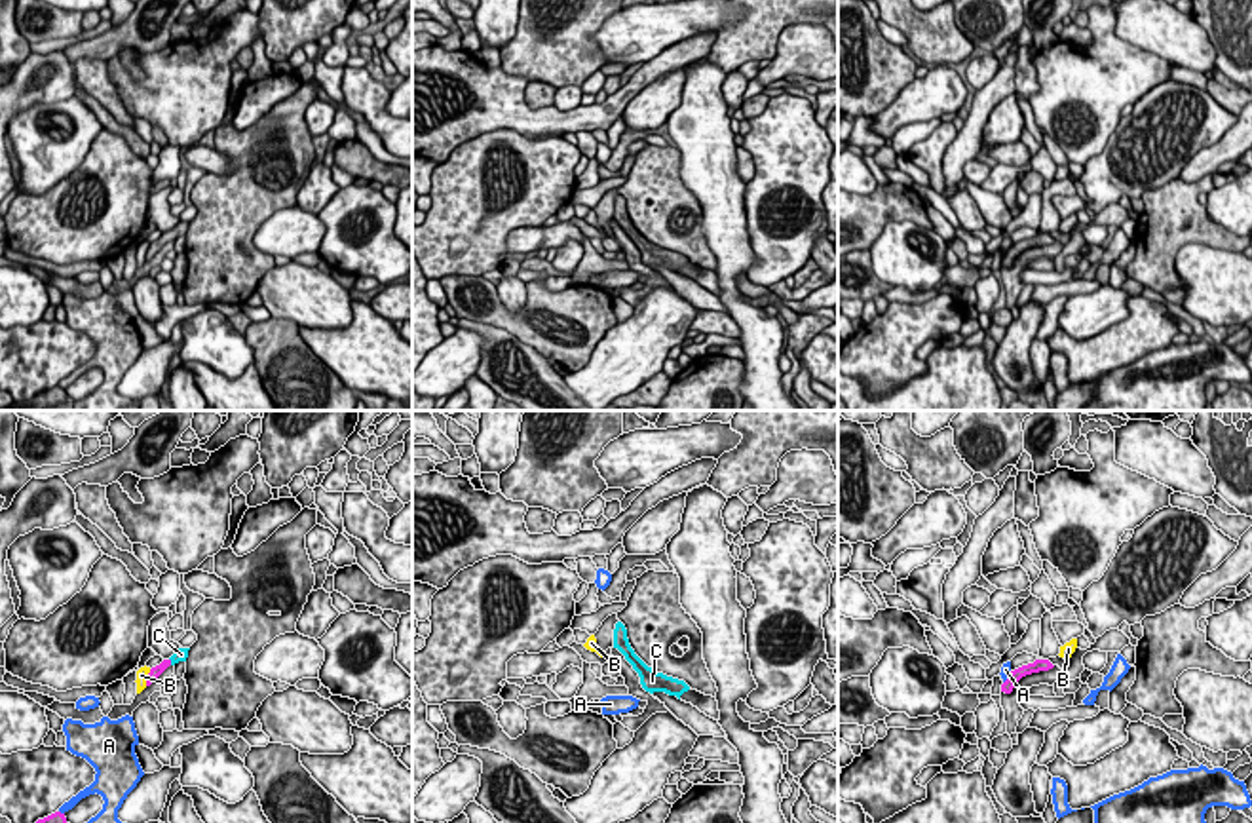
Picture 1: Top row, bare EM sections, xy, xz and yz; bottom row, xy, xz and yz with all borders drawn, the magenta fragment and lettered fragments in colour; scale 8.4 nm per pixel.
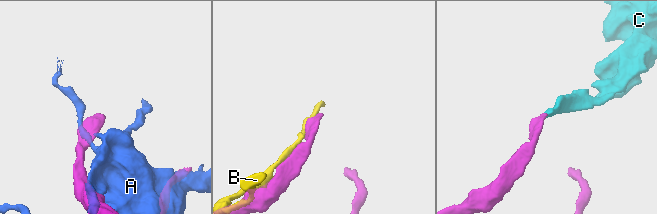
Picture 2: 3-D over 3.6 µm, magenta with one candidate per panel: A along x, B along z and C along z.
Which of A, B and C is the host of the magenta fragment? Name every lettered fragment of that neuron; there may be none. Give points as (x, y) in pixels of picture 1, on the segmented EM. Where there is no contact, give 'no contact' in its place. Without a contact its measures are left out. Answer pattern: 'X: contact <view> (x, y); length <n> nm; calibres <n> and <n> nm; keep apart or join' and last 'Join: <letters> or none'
A: contact yz (1009, 677); length 130 nm; calibres 100 and 90 nm; keep apart
B: contact xy (147, 677); length 150 nm; calibres 90 and 100 nm; keep apart
C: contact xy (170, 662); length 70 nm; calibres 90 and 120 nm; join
Join: C

